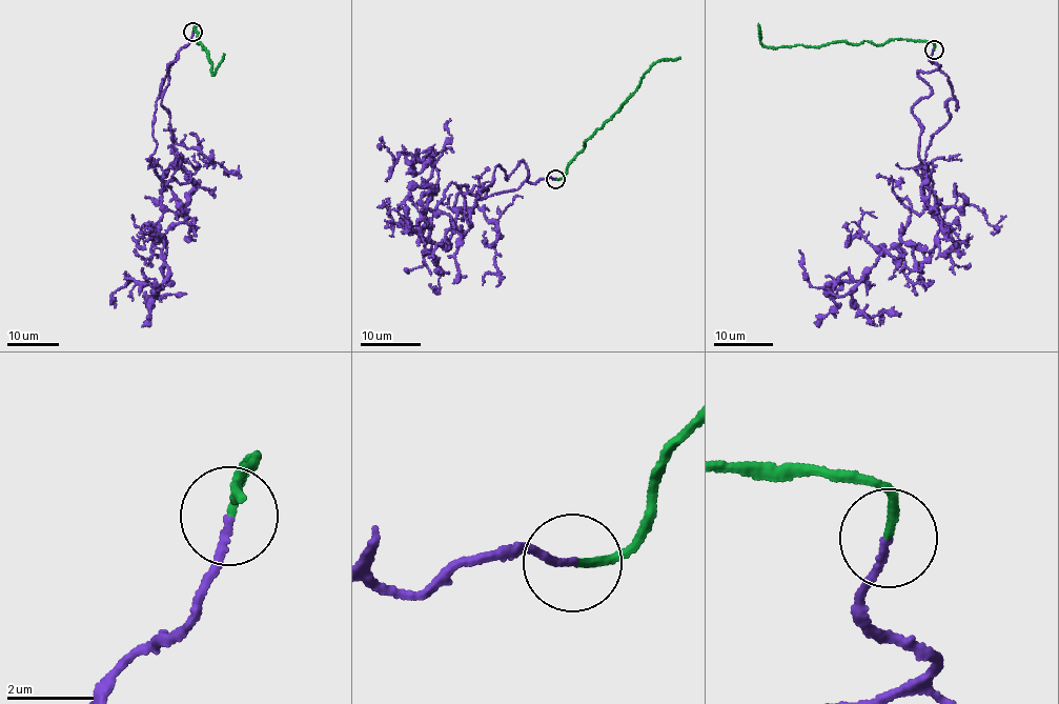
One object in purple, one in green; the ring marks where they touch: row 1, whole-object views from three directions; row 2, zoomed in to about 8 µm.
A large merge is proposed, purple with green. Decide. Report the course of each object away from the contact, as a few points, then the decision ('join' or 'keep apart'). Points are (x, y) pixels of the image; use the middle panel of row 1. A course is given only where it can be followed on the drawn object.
course purple (555, 179), (499, 165), (470, 225), (460, 194), (449, 241), (451, 219), (427, 207), (432, 166), (379, 147); course green (555, 179), (566, 174), (567, 164), (582, 149), (585, 140), (635, 91), (650, 66), (657, 60), (679, 57); join

